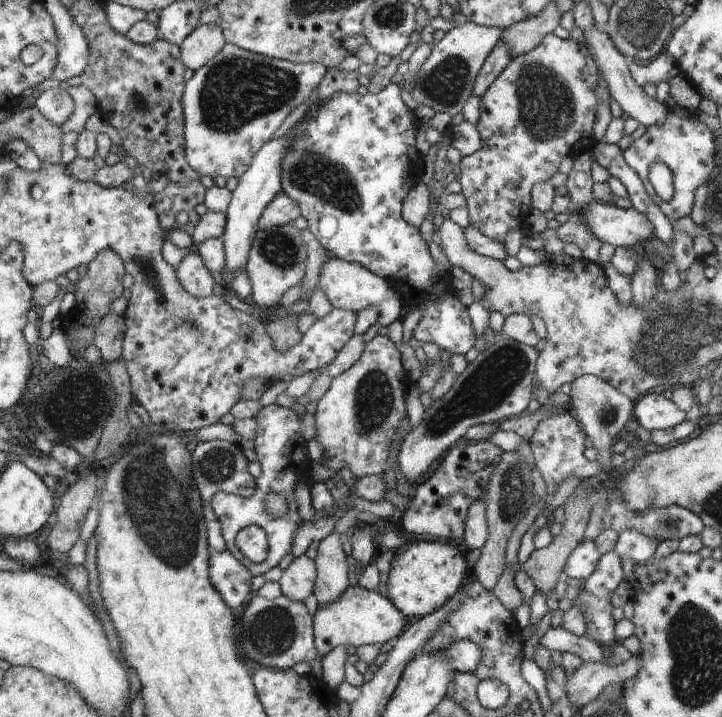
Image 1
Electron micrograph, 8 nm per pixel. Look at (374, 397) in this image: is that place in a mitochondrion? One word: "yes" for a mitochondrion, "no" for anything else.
yes

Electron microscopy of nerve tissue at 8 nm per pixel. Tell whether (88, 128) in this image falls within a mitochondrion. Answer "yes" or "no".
no

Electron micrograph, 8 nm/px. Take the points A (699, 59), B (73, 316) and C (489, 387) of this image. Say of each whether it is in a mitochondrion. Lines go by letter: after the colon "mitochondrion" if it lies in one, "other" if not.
A: other
B: other
C: mitochondrion

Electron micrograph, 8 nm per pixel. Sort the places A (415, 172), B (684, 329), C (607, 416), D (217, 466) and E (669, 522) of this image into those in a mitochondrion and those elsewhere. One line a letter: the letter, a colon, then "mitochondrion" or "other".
A: other
B: mitochondrion
C: mitochondrion
D: mitochondrion
E: mitochondrion

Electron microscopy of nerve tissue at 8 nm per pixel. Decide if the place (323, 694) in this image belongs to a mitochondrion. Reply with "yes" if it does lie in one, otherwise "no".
no

